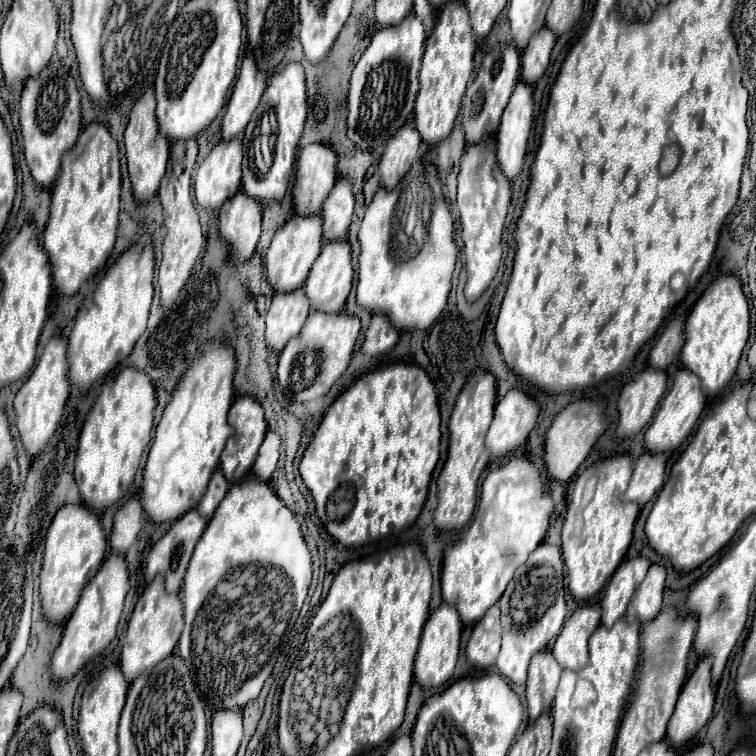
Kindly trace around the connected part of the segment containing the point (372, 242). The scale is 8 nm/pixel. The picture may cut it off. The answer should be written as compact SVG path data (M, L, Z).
M428 168L428 176L432 174L432 190L434 190L434 204L432 204L432 220L428 226L428 240L418 252L414 260L408 262L394 262L388 256L388 236L390 236L390 222L394 214L396 190L388 192L380 188L368 206L358 238L362 244L362 252L358 258L358 288L356 300L362 308L376 312L384 312L396 324L398 330L426 330L430 328L436 318L442 314L450 288L452 288L452 272L456 266L456 244L454 244L454 222L452 214L448 212L448 204L444 200L440 182L434 174L434 168Z

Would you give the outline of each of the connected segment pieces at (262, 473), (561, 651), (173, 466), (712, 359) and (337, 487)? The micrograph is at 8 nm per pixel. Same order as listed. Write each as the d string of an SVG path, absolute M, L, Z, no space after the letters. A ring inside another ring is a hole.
M268 432L262 446L260 446L260 452L258 452L258 458L252 466L252 472L254 476L258 476L260 480L268 482L274 468L276 468L276 462L278 462L278 456L280 456L280 436L276 432Z
M600 604L580 606L564 624L552 648L562 668L580 670L588 664L588 638L600 626Z
M212 340L210 346L204 346L202 356L192 362L190 370L184 372L172 392L172 400L164 408L148 452L140 496L144 512L156 524L178 520L184 512L196 508L204 496L208 480L220 462L224 444L232 436L226 416L234 398L234 370L234 350L226 342Z
M720 276L714 280L686 320L686 342L682 348L682 364L702 380L706 396L720 394L736 374L738 360L750 336L750 312L742 286L736 276Z
M392 364L392 366L386 366L386 368L378 368L374 372L368 372L366 376L362 376L360 380L356 380L330 408L328 412L324 414L318 430L314 432L314 438L312 442L308 444L304 456L302 456L302 462L300 462L300 476L306 484L306 488L310 490L310 494L314 496L314 502L316 502L316 512L322 520L322 524L326 526L328 534L332 538L336 538L340 544L344 546L358 546L362 544L362 530L360 526L364 524L364 518L366 514L372 512L374 506L382 506L384 508L384 514L386 514L386 524L390 522L390 528L392 530L406 530L410 528L424 502L426 502L426 494L428 494L428 486L430 486L430 478L432 478L432 472L436 468L436 462L440 458L440 410L438 410L438 398L436 398L436 388L433 382L430 380L428 374L414 366L414 364Z

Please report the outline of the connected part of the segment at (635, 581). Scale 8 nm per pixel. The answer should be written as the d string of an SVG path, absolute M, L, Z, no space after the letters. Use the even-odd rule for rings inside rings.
M644 556L624 560L618 566L618 570L610 578L604 598L602 598L602 624L606 628L612 628L612 624L626 614L628 602L630 602L634 590L644 580L648 568L650 568L650 560Z

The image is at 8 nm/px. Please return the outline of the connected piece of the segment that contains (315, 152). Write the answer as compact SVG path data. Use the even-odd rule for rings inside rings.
M308 144L302 148L296 164L296 184L292 190L296 214L320 214L336 178L336 154L330 146Z

